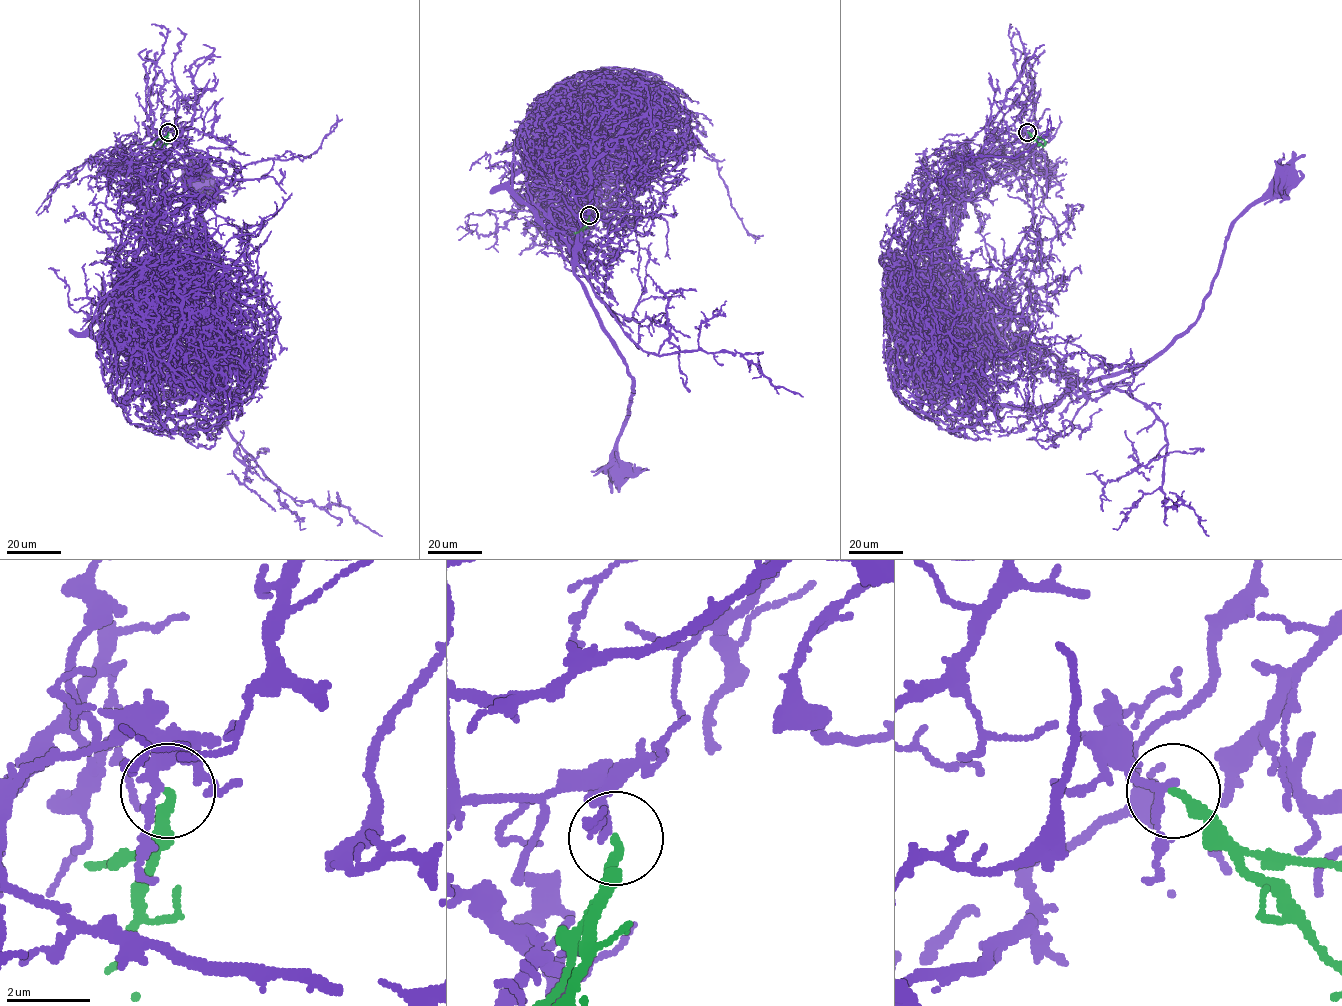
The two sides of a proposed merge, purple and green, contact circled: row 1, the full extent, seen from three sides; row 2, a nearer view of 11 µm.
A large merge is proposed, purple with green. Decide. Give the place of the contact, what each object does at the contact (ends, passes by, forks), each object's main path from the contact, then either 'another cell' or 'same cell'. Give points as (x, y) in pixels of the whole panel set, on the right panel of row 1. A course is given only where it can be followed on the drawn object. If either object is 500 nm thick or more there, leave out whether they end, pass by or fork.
place (1027, 132); purple passes by; green ends; course purple (1027, 132), (977, 167), (944, 249), (966, 297), (1075, 381), (1169, 346), (1198, 316), (1228, 229), (1283, 176); course green (1028, 132), (1044, 140), (1045, 145); same cell

